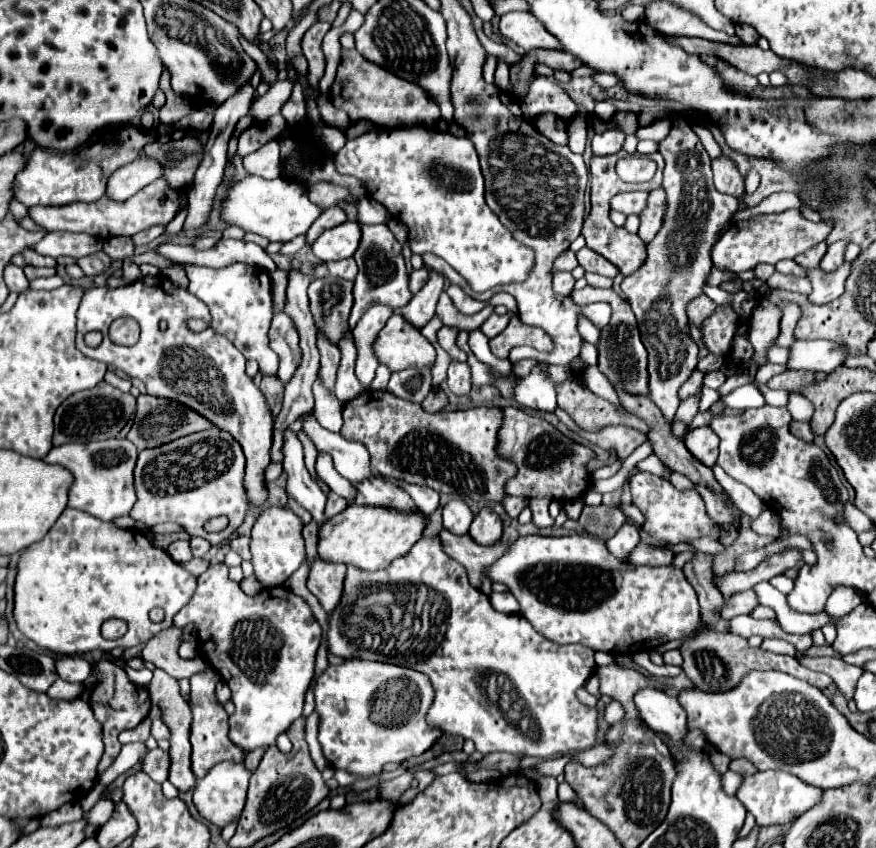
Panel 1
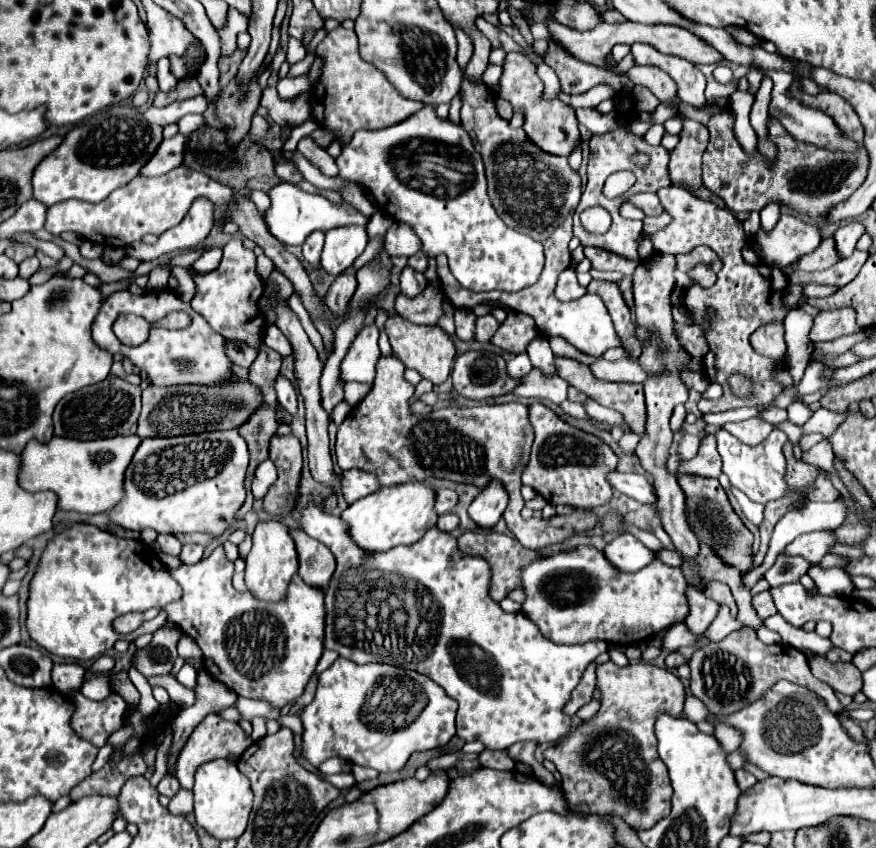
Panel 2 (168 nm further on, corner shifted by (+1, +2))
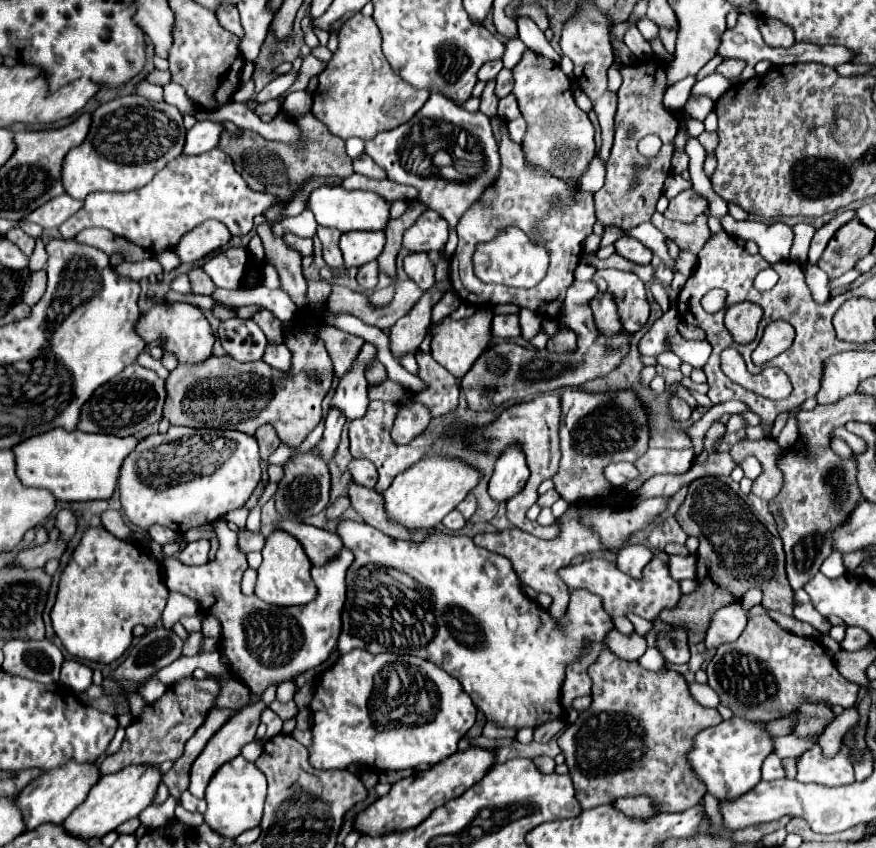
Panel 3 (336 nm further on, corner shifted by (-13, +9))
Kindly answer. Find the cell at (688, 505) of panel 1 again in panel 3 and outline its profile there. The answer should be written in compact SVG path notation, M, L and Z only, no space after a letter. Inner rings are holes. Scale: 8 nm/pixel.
M614 463L604 469L604 477L614 485L614 487L624 487L632 479L638 477L638 469L634 463Z

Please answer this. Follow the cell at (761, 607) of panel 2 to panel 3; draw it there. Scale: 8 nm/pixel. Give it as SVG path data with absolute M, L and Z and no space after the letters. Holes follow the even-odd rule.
M802 589L794 591L794 617L810 623L820 633L828 633L832 627L818 611L814 611L814 607L810 605L810 597L806 597L806 591L802 591Z

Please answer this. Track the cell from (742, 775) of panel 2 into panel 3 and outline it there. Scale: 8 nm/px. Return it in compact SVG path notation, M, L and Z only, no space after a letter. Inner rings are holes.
M768 755L762 763L762 779L764 781L774 781L774 779L782 779L784 777L784 769L782 763L776 755Z

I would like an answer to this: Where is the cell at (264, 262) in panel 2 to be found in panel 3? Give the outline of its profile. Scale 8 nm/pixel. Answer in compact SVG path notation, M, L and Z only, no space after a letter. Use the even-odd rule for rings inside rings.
M268 263L262 267L262 285L266 285L268 289L278 289L278 273Z

